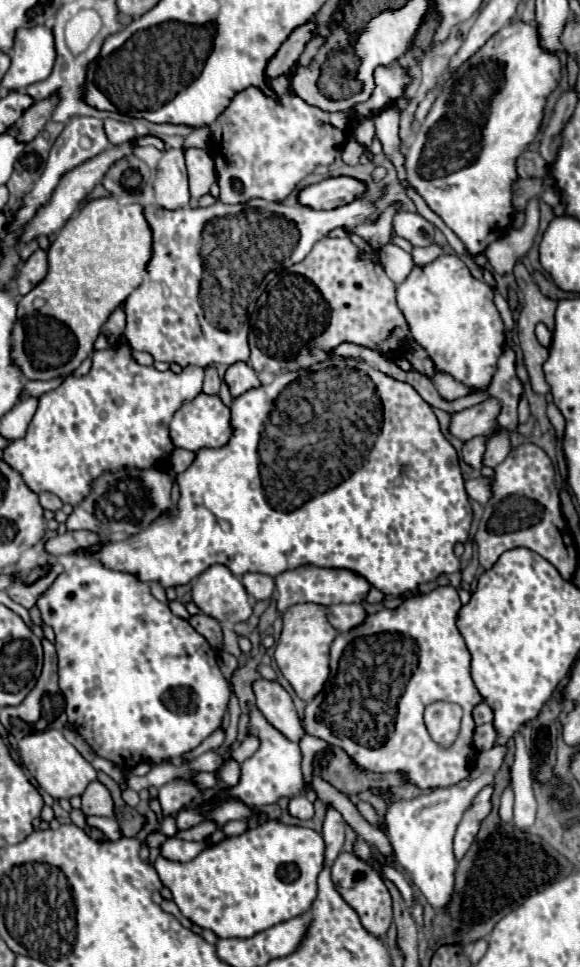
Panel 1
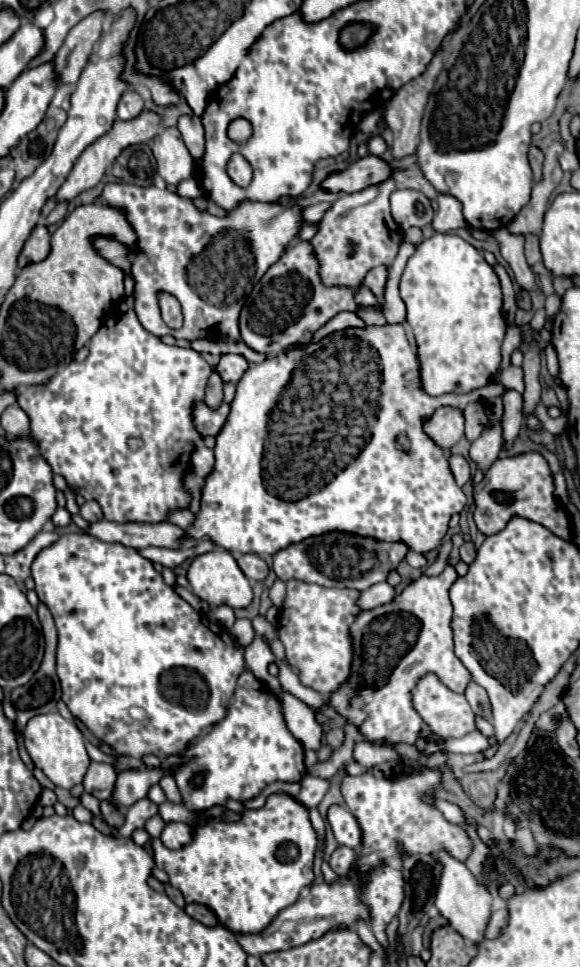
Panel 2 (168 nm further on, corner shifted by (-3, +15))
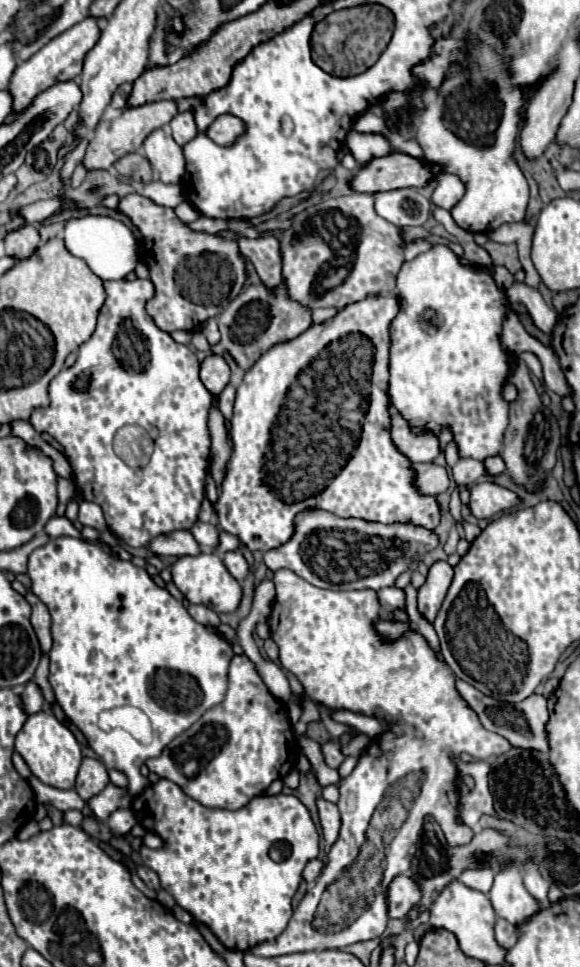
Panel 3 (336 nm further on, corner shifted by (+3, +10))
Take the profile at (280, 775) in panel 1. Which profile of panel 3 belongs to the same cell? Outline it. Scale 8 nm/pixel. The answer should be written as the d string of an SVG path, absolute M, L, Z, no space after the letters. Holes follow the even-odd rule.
M234 656L228 672L226 698L218 706L208 710L184 734L174 738L158 758L150 758L146 766L150 772L156 772L160 778L168 778L170 782L178 784L186 796L194 798L202 806L240 810L254 796L266 790L274 780L284 778L294 768L298 754L300 754L300 746L294 736L294 728L288 720L286 704L282 704L278 698L270 694L270 690L258 676L254 664L246 656Z

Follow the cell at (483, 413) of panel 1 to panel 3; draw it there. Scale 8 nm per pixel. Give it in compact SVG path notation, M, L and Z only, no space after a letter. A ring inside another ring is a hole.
M390 408L392 414L392 440L398 446L402 454L406 454L412 462L432 462L442 450L440 450L440 440L432 430L422 430L414 432L410 424L394 410Z

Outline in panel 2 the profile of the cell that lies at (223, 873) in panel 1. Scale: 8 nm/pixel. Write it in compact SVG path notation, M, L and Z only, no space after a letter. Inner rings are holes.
M274 793L266 799L264 807L260 809L248 809L240 815L238 821L224 821L222 815L228 809L222 805L214 805L206 811L202 811L204 821L194 827L192 841L178 849L170 851L164 847L159 838L152 839L152 851L154 851L154 863L158 869L166 871L170 877L170 885L182 891L186 903L200 903L212 909L218 917L218 921L232 933L260 933L264 931L274 917L296 903L300 889L310 885L314 879L312 863L314 853L318 847L316 831L310 823L308 809L290 797L288 793Z

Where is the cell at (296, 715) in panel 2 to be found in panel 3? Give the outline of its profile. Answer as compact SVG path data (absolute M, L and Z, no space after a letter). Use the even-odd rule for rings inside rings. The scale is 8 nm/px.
M300 736L298 738L298 744L300 744L300 750L302 754L310 760L314 772L316 772L316 778L320 782L320 786L328 786L328 784L338 784L340 780L340 774L336 770L336 774L328 774L328 766L324 762L324 756L322 756L322 750L320 750L320 744L310 740L308 736Z

